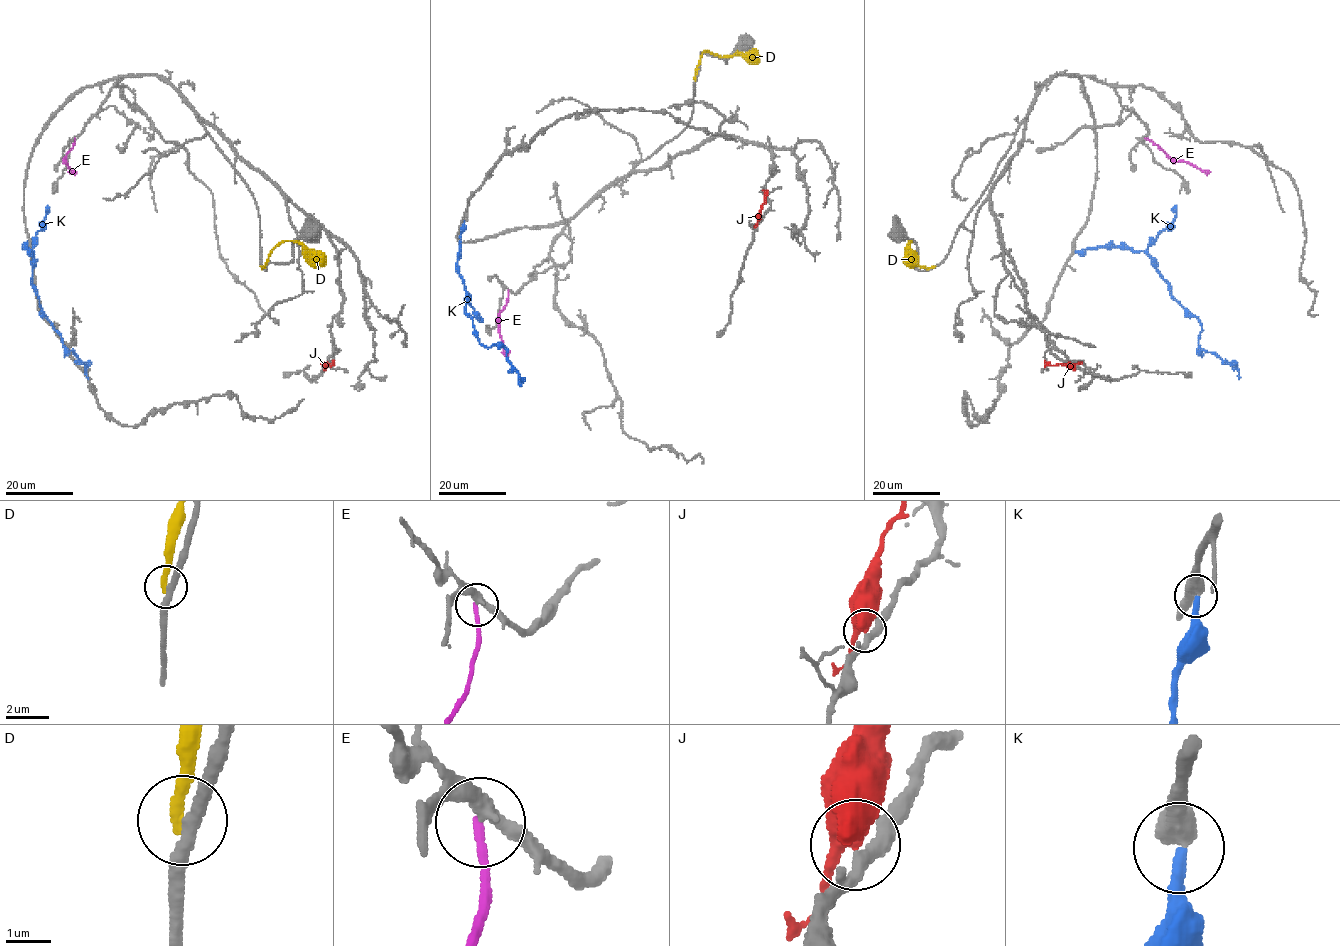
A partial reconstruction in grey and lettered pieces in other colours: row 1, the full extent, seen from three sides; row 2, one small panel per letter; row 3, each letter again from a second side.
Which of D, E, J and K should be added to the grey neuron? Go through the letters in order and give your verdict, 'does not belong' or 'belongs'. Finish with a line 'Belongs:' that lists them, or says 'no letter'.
D: does not belong
E: does not belong
J: does not belong
K: belongs
Belongs: K

